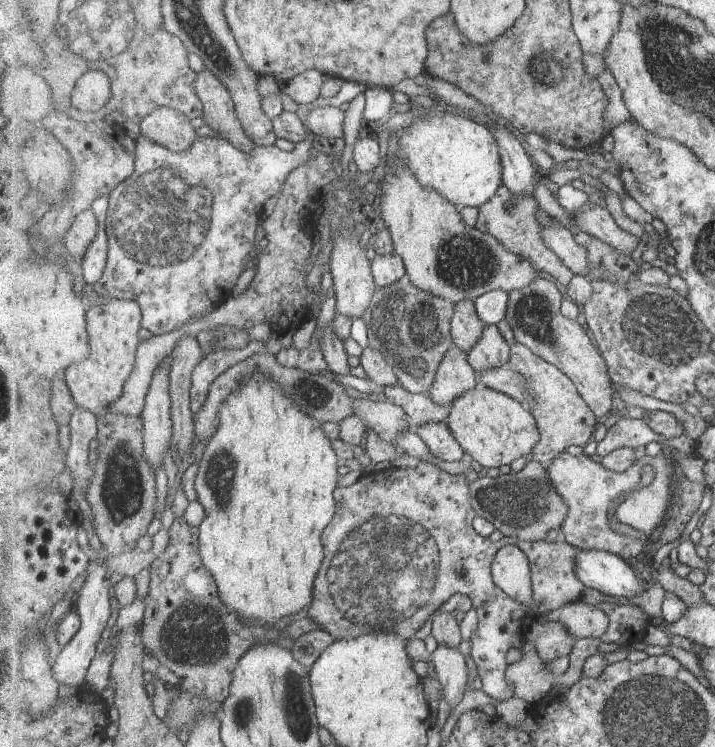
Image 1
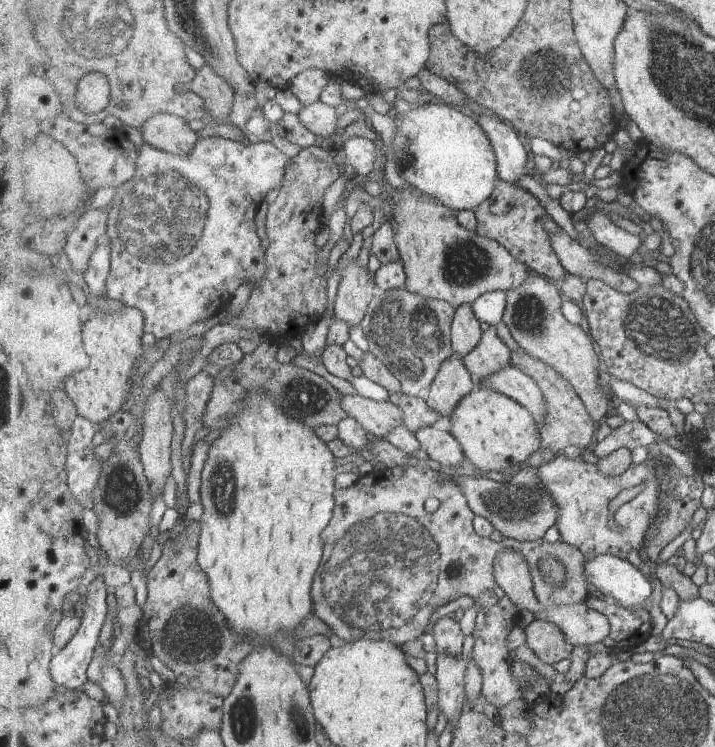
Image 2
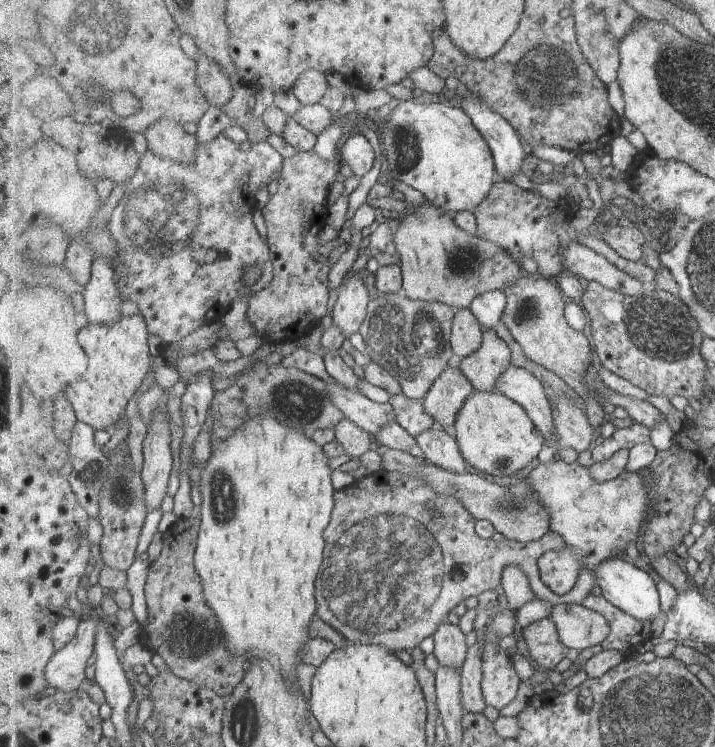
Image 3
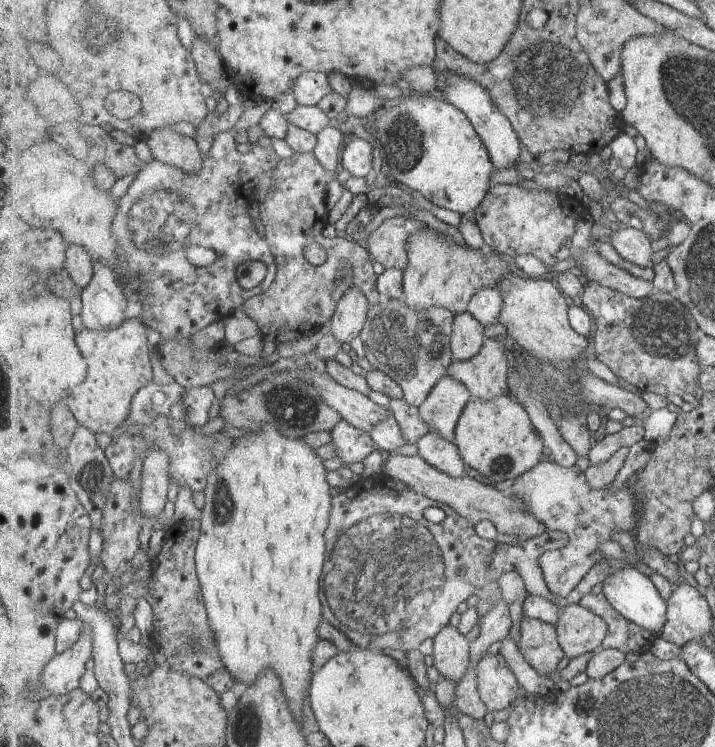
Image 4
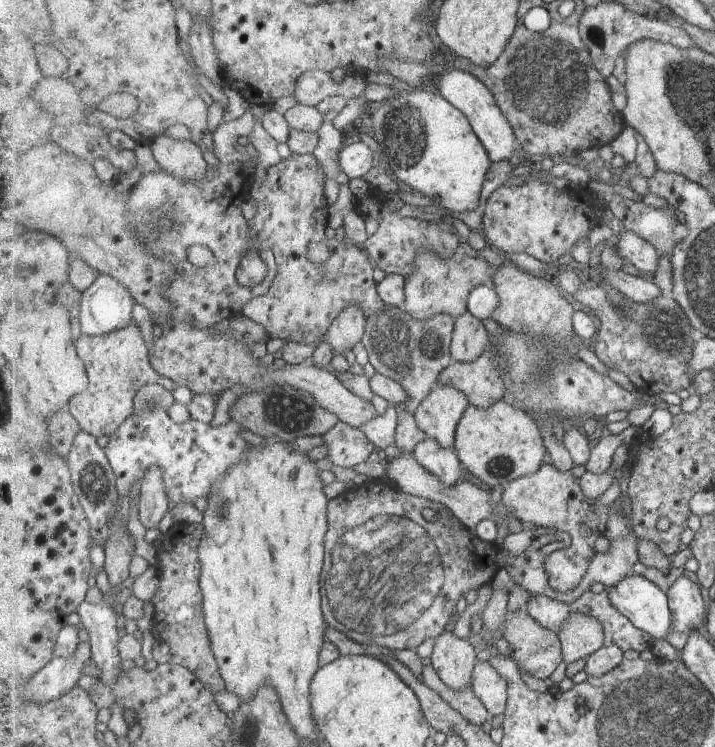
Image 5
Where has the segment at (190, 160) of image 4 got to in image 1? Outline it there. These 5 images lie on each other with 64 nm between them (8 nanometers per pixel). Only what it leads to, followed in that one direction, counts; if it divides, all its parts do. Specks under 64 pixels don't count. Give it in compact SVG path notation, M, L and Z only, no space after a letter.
M156 107L138 125L142 136L174 152L190 150L199 138L196 129L191 126L191 120L168 107Z

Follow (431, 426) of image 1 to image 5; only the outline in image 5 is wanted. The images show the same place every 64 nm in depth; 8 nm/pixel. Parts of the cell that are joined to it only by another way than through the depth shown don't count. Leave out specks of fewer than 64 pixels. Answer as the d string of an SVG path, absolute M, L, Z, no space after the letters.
M428 437L423 444L419 444L413 455L421 466L437 476L439 484L453 486L465 477L455 445L443 448L435 438Z

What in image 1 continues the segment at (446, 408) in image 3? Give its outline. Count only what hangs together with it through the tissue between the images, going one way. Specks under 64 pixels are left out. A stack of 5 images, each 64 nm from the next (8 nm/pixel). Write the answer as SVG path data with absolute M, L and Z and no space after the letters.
M456 345L441 364L430 396L437 405L451 408L460 395L478 386L478 374L468 362L468 354Z

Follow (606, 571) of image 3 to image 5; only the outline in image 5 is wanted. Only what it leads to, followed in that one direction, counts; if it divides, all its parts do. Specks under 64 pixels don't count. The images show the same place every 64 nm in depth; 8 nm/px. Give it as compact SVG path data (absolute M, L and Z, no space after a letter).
M627 574L619 584L609 586L609 596L613 606L619 609L637 628L649 633L654 640L666 640L673 626L673 612L669 606L668 593L641 574Z

